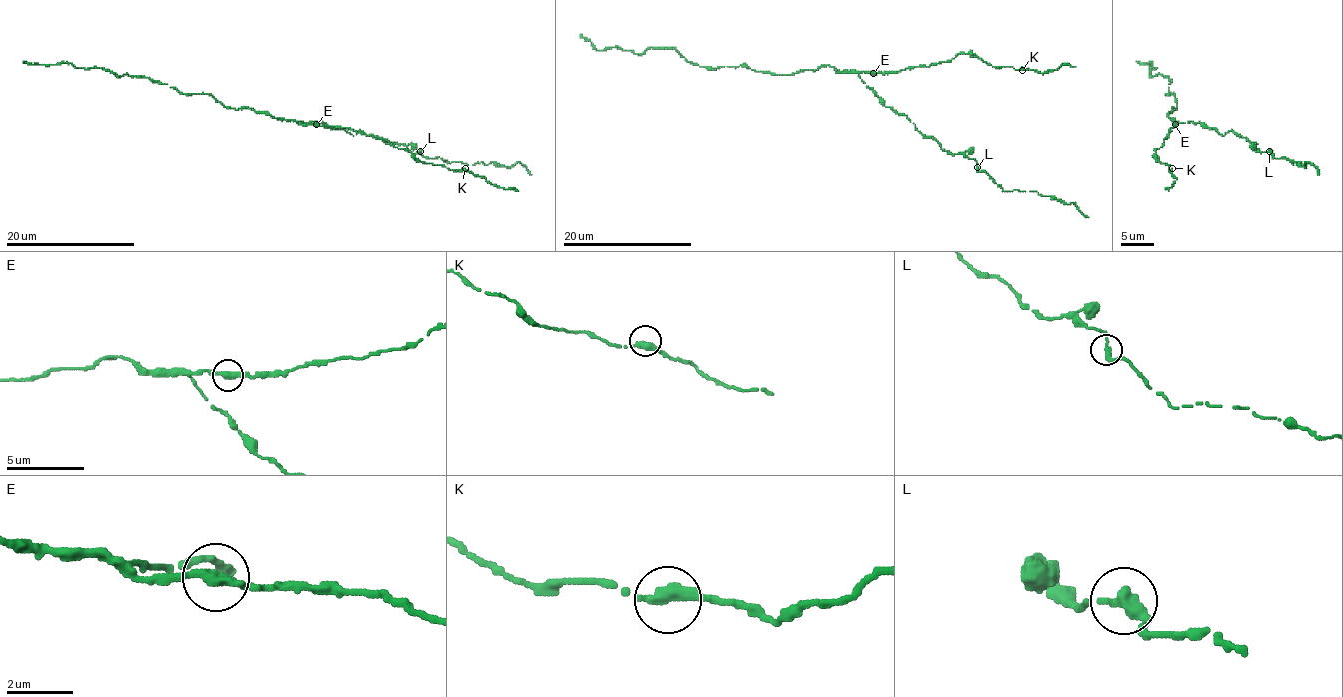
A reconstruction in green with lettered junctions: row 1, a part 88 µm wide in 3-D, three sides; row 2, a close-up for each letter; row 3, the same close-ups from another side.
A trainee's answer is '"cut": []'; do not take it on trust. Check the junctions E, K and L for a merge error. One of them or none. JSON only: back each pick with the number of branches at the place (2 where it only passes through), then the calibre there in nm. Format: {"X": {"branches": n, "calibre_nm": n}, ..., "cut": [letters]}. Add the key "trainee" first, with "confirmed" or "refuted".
{"trainee": "confirmed", "cut": []}

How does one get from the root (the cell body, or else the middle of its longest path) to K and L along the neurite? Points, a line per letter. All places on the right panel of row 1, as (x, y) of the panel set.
K: (1175, 121), (1164, 144), (1155, 149), (1155, 157), (1168, 165), (1168, 170), (1172, 168)
L: (1175, 121), (1204, 123), (1223, 136), (1232, 131), (1254, 142), (1261, 153), (1269, 152)

